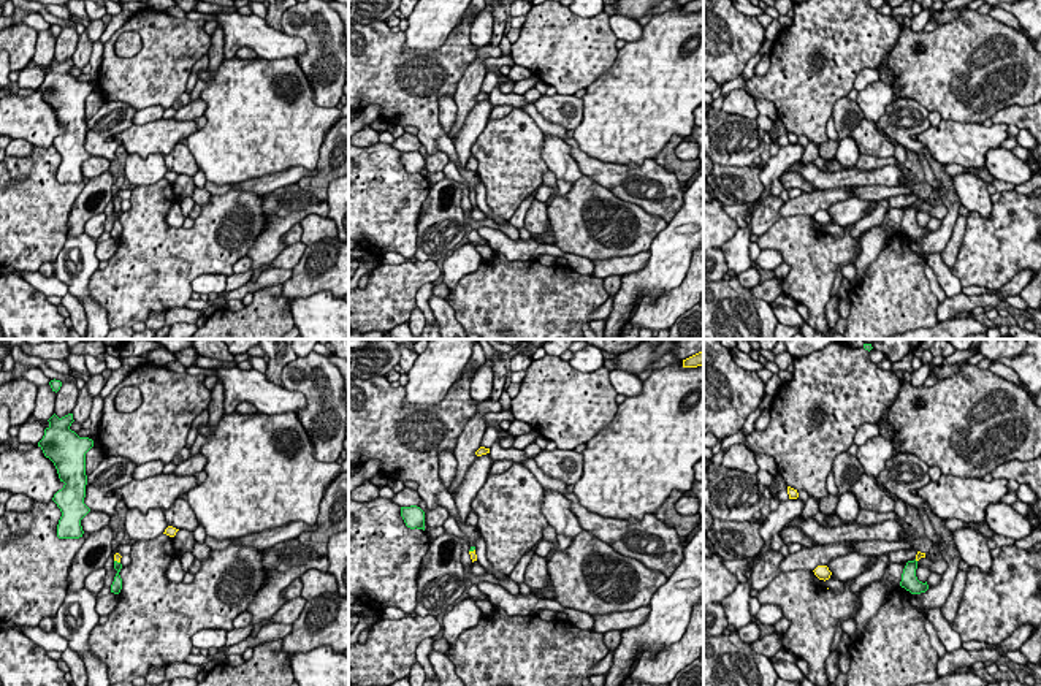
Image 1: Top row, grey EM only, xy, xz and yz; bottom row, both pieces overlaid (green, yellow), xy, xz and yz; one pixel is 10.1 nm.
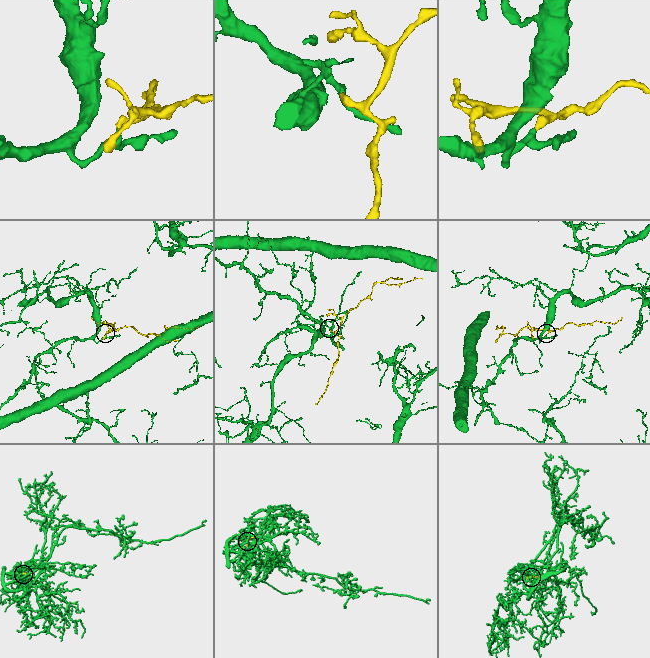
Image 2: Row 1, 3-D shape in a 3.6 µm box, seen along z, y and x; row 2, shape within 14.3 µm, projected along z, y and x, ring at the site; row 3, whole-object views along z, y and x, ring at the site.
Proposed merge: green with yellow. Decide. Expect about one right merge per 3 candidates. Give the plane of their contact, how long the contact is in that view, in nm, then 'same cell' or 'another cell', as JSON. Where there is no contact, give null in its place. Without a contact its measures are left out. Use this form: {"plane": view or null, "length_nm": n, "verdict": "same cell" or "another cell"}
{"plane": "xy", "length_nm": 70, "verdict": "same cell"}

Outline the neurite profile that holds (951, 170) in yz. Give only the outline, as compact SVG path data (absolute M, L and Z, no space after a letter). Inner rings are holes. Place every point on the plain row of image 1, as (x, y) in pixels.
M944 165L944 173L948 176L957 176L957 174L962 174L962 173L971 173L978 177L981 177L984 182L987 184L992 184L992 181L995 179L986 166L981 166L981 168L963 168L960 165Z

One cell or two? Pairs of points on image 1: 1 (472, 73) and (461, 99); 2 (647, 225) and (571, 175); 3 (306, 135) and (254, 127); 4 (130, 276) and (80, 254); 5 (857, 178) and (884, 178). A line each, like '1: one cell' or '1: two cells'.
1: one cell
2: two cells
3: one cell
4: two cells
5: one cell

